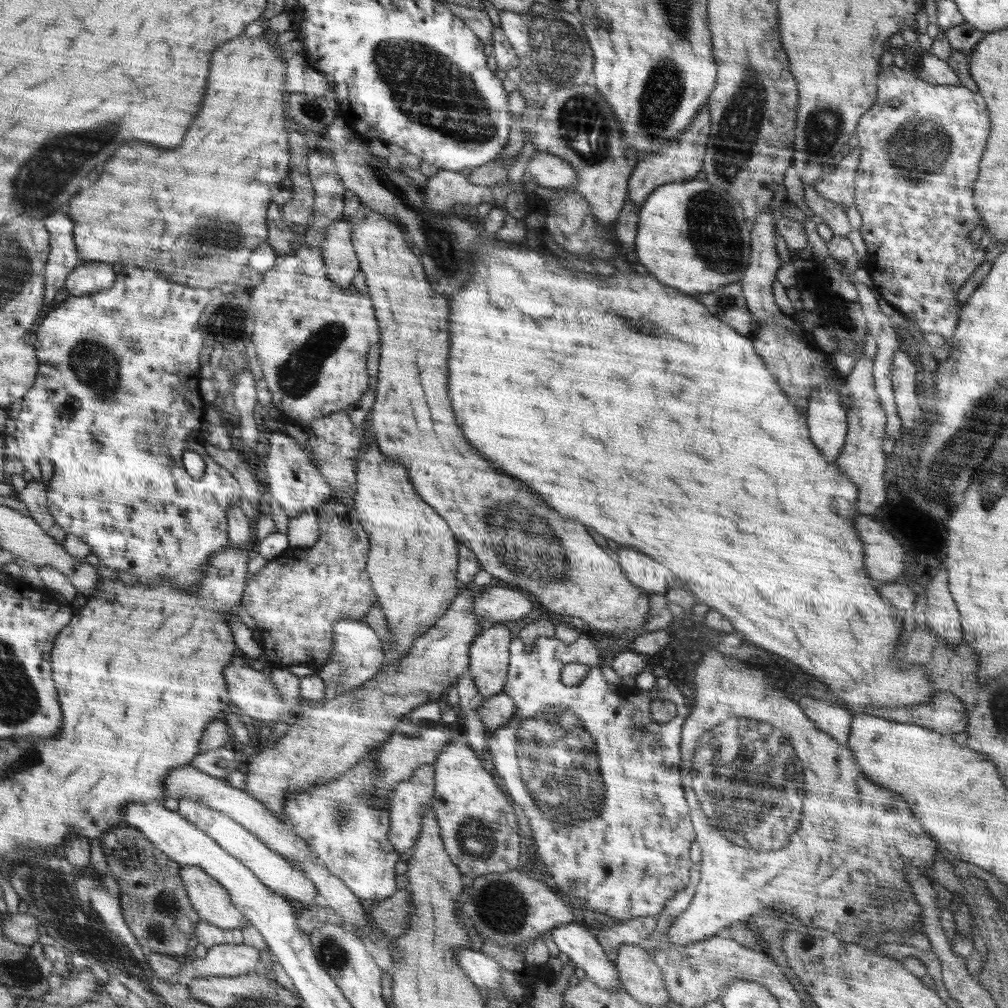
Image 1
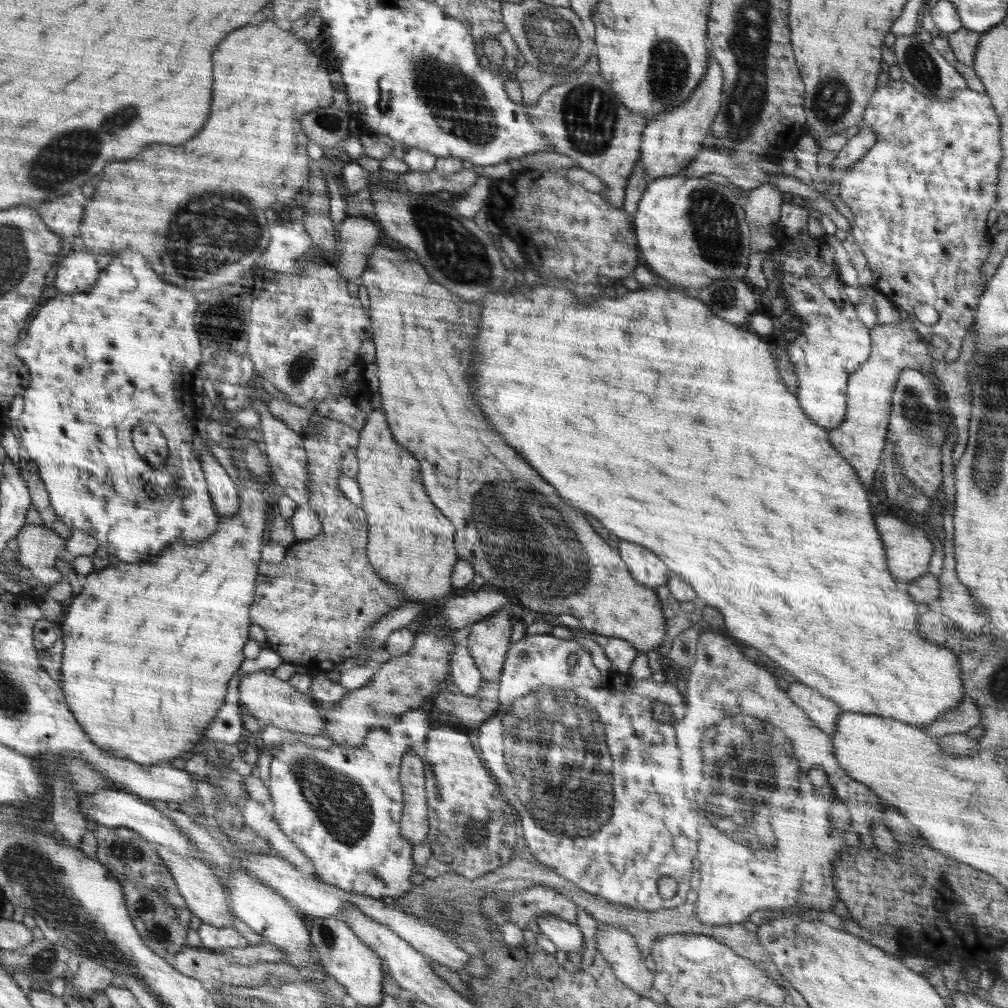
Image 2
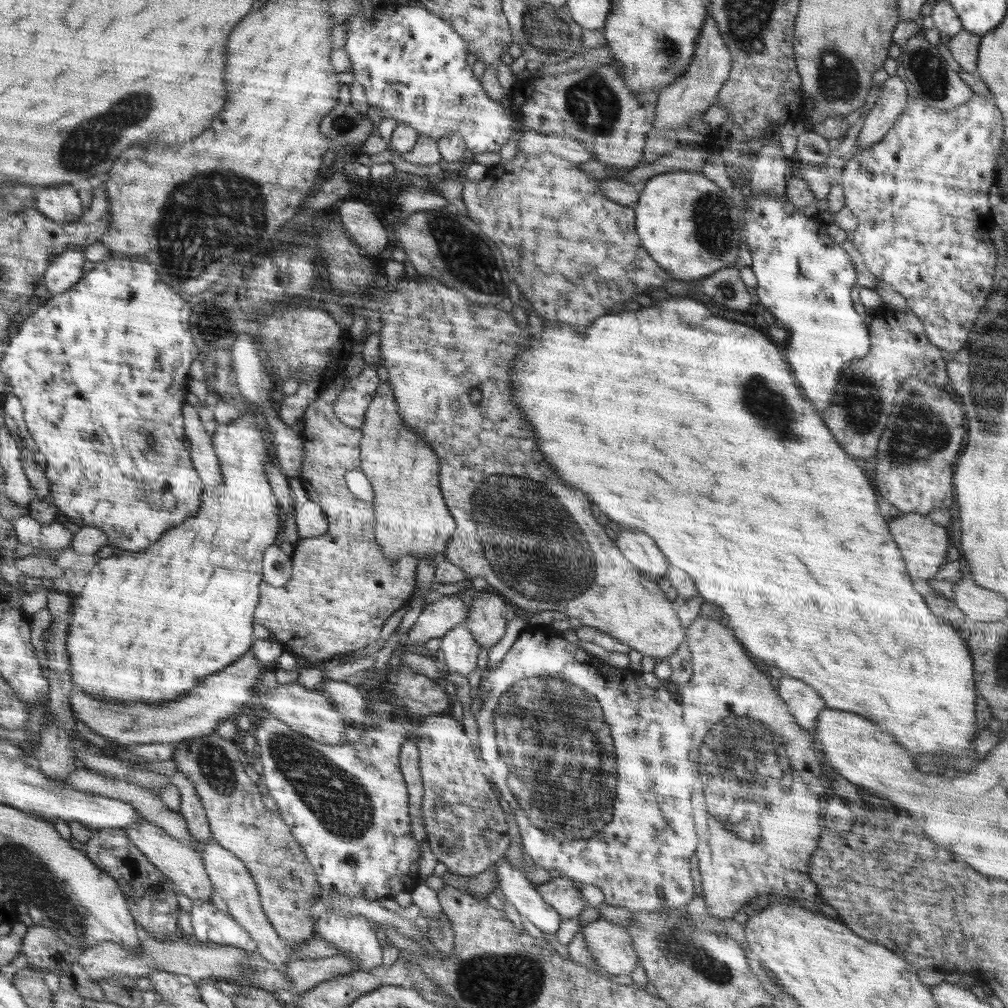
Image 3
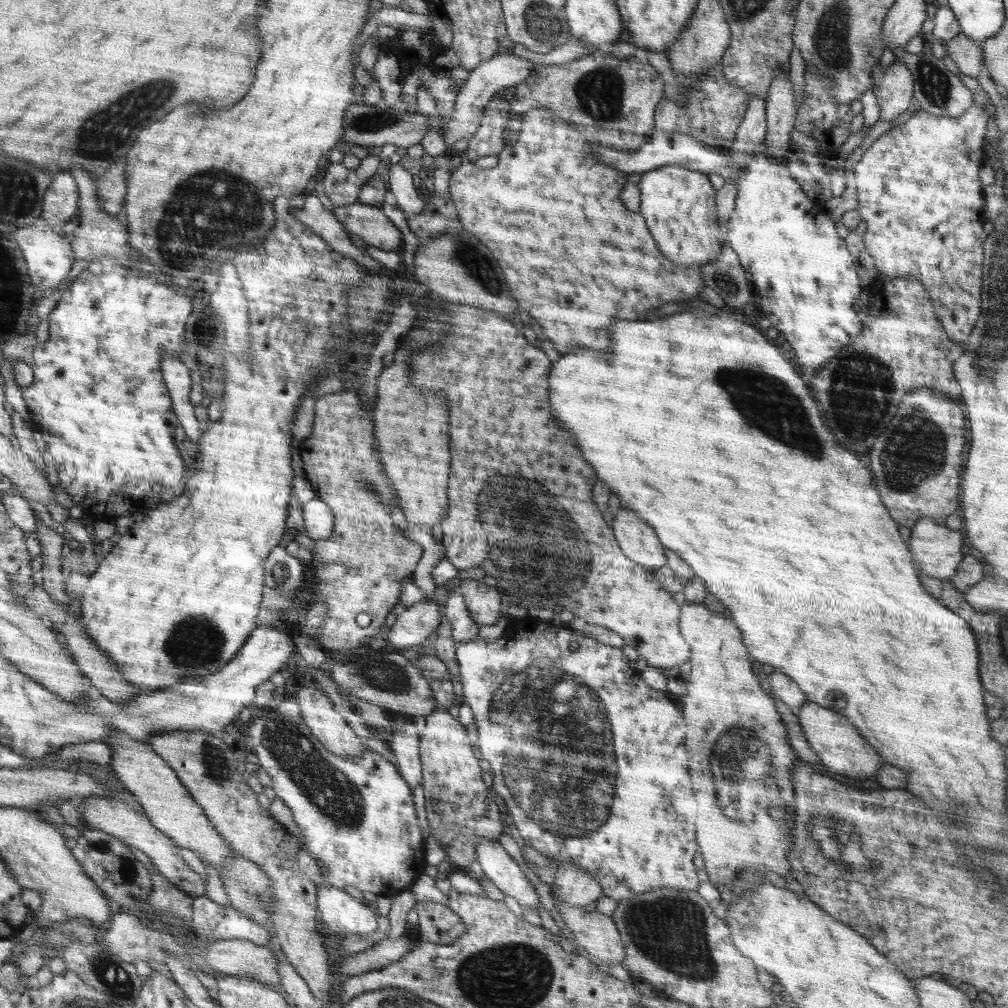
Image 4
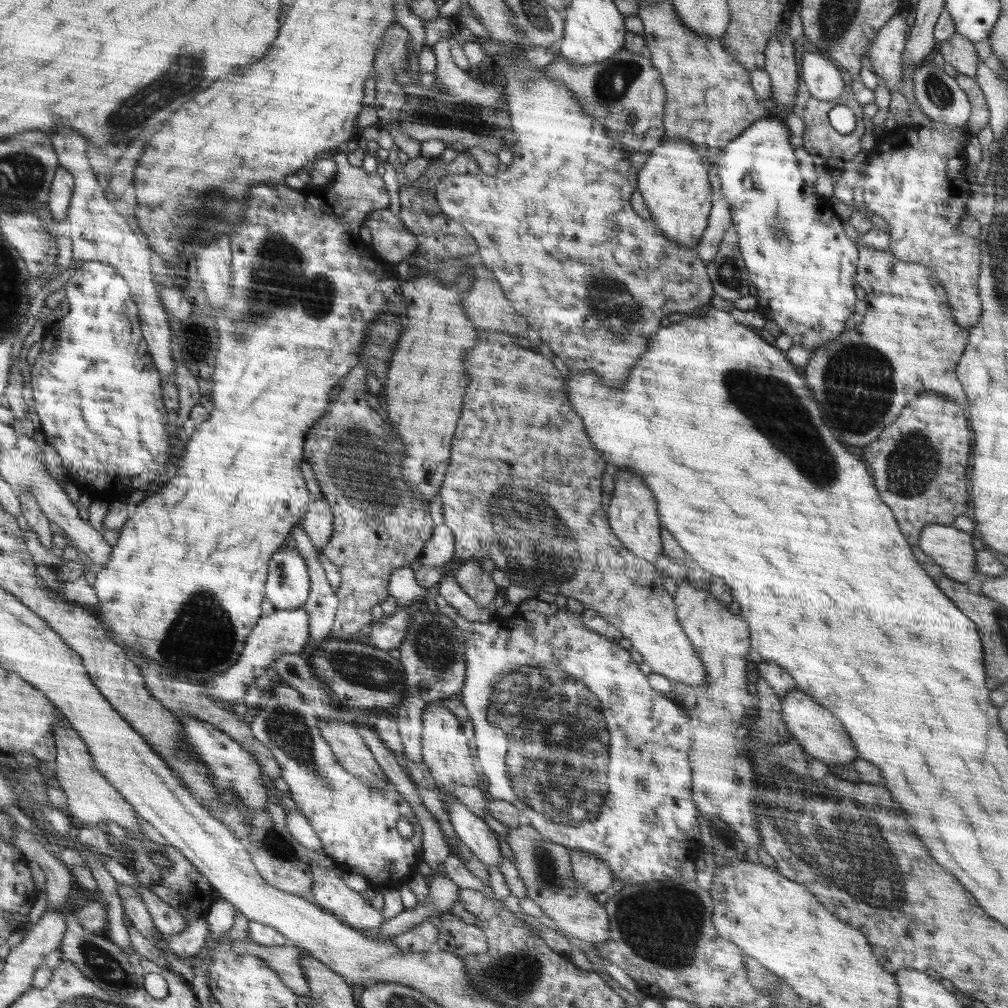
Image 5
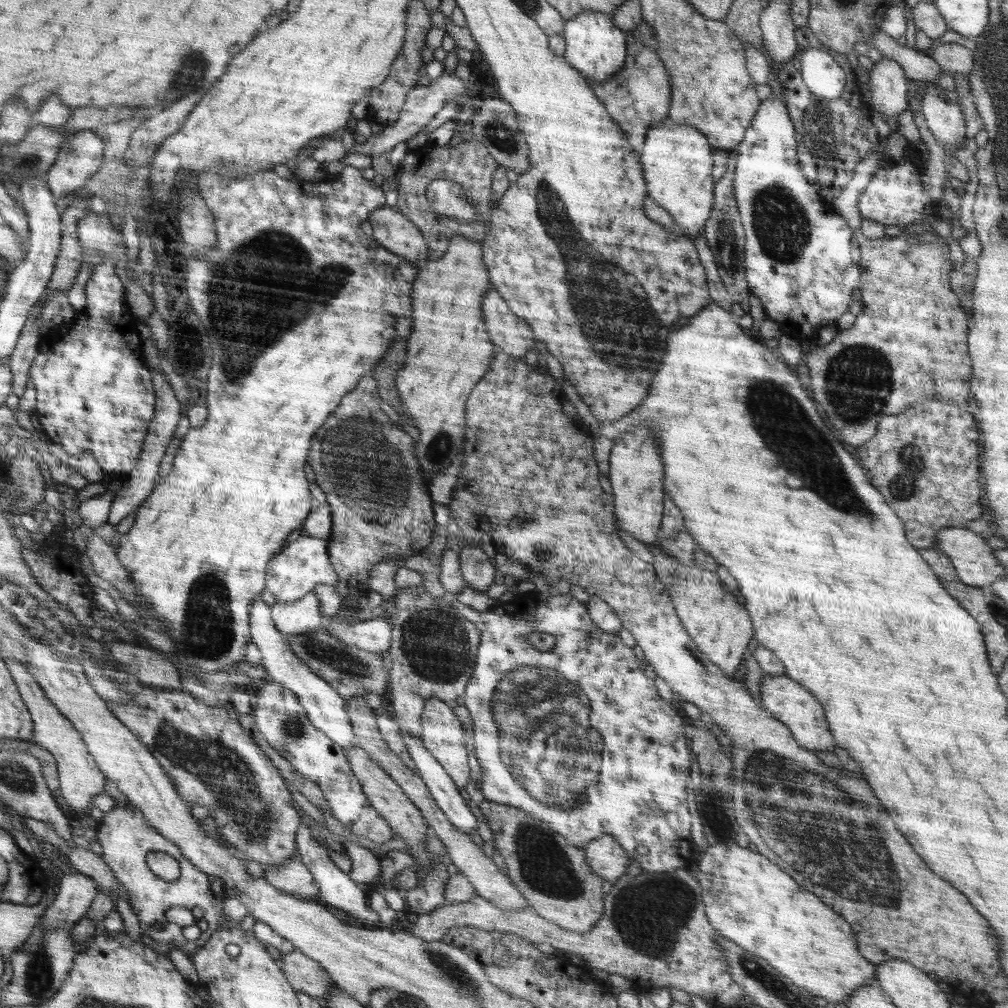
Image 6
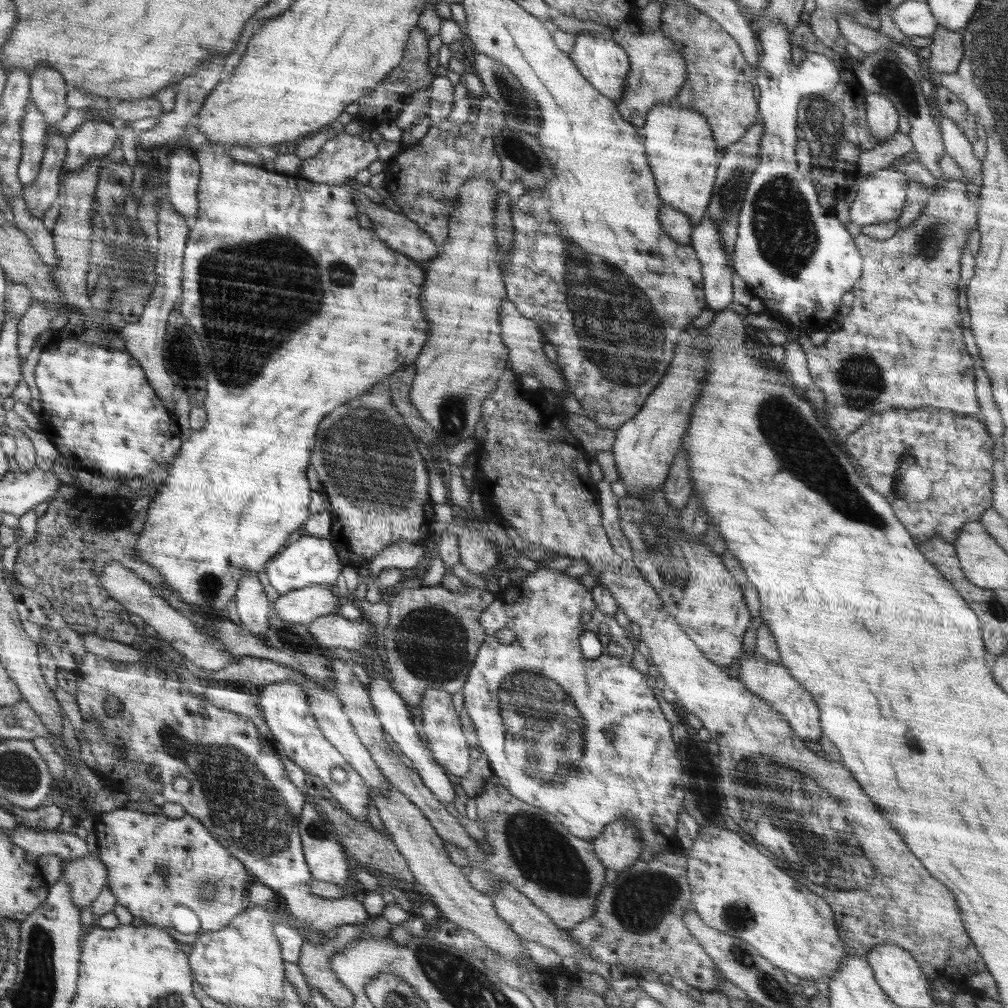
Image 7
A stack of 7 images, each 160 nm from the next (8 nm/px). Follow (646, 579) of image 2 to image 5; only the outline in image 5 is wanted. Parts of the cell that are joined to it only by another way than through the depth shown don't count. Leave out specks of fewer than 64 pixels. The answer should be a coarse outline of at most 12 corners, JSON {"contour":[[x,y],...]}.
{"contour":[[618,470],[607,512],[632,554],[653,562],[663,552],[650,488]]}

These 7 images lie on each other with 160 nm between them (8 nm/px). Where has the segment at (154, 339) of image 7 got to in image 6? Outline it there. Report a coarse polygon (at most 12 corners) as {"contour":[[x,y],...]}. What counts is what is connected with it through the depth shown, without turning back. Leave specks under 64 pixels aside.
{"contour":[[156,369],[154,418],[142,452],[113,496],[107,522],[117,526],[159,481],[181,404]]}

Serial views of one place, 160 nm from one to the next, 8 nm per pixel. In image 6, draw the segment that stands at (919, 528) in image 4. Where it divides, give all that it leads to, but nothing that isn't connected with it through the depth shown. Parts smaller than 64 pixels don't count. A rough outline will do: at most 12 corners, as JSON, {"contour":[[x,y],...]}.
{"contour":[[967,528],[939,530],[936,548],[964,584],[1006,577],[986,539]]}

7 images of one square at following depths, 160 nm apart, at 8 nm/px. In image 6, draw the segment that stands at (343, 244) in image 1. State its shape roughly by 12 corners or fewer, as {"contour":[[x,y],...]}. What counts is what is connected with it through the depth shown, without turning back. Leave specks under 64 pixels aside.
{"contour":[[380,207],[373,238],[410,262],[427,260],[422,231],[400,211]]}

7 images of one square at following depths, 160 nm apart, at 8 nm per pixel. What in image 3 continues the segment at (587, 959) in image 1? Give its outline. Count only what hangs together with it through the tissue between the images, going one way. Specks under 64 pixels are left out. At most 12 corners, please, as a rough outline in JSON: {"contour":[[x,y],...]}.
{"contour":[[506,859],[494,864],[502,894],[542,932],[562,917]]}

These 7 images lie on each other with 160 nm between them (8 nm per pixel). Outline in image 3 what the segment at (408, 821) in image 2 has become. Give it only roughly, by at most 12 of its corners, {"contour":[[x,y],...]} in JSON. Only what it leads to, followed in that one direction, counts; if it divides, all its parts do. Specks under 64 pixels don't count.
{"contour":[[403,742],[400,767],[411,794],[411,831],[424,841],[420,822],[422,779],[418,746]]}

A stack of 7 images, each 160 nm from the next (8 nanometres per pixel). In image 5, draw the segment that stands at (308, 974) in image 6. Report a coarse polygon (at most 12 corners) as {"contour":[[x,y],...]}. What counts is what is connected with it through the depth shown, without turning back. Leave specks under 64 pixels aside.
{"contour":[[231,941],[237,955],[260,957],[276,976],[303,997],[310,987],[301,952],[292,944],[275,947]]}

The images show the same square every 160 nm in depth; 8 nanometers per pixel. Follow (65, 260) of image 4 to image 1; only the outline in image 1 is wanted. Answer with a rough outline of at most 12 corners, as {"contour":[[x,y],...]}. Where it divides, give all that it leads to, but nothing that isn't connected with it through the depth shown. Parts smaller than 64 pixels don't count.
{"contour":[[79,262],[66,280],[74,297],[108,290],[116,272],[104,262]]}

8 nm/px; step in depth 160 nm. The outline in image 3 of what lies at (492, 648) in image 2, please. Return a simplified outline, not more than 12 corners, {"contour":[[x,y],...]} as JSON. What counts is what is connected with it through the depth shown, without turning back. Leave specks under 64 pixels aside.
{"contour":[[474,592],[466,624],[479,648],[504,636],[510,613],[496,593]]}

